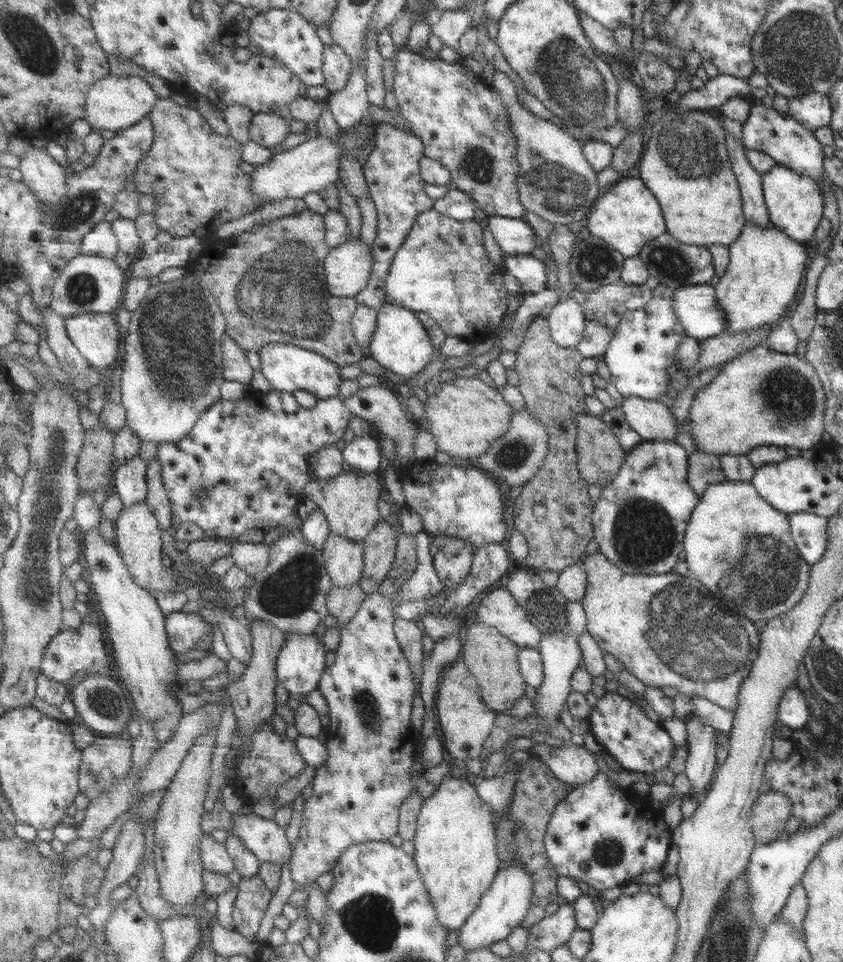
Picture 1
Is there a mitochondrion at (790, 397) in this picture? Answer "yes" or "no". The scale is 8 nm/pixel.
yes

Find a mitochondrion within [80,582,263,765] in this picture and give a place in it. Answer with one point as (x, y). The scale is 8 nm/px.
(102, 700)

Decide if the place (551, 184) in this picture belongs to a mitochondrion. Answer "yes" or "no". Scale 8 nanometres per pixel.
yes

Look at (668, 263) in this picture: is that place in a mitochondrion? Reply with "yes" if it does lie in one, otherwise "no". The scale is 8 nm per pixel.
yes

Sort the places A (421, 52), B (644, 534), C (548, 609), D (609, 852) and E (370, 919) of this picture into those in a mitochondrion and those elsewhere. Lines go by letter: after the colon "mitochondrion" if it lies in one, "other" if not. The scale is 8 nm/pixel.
A: other
B: mitochondrion
C: mitochondrion
D: mitochondrion
E: mitochondrion

